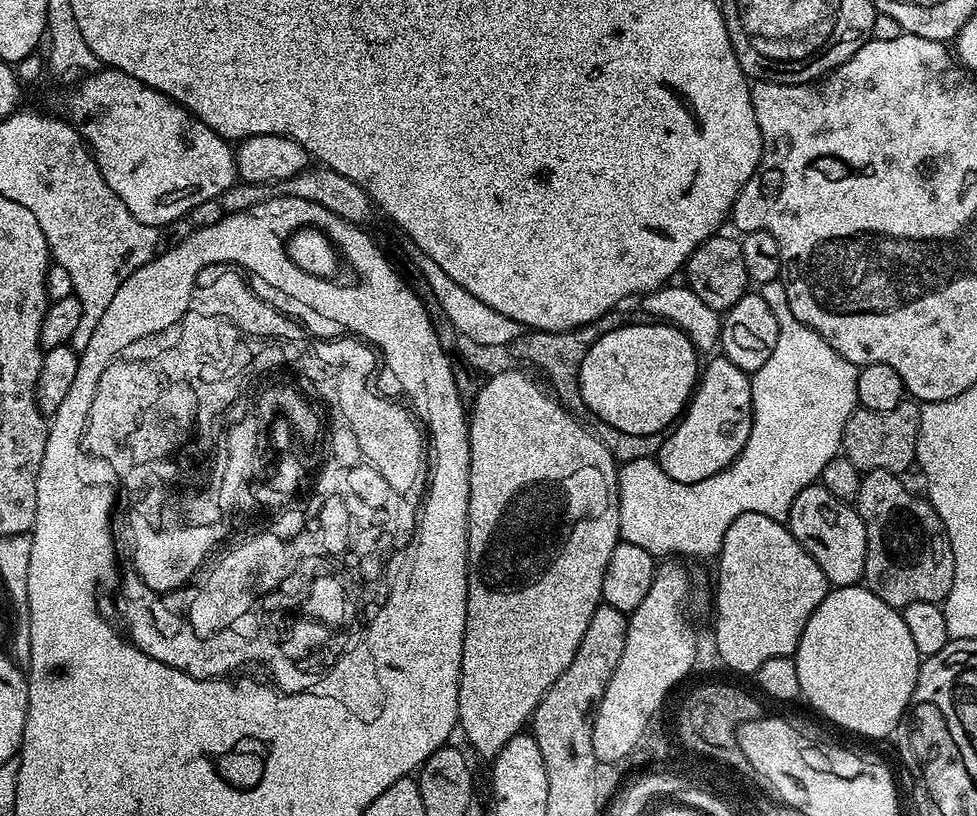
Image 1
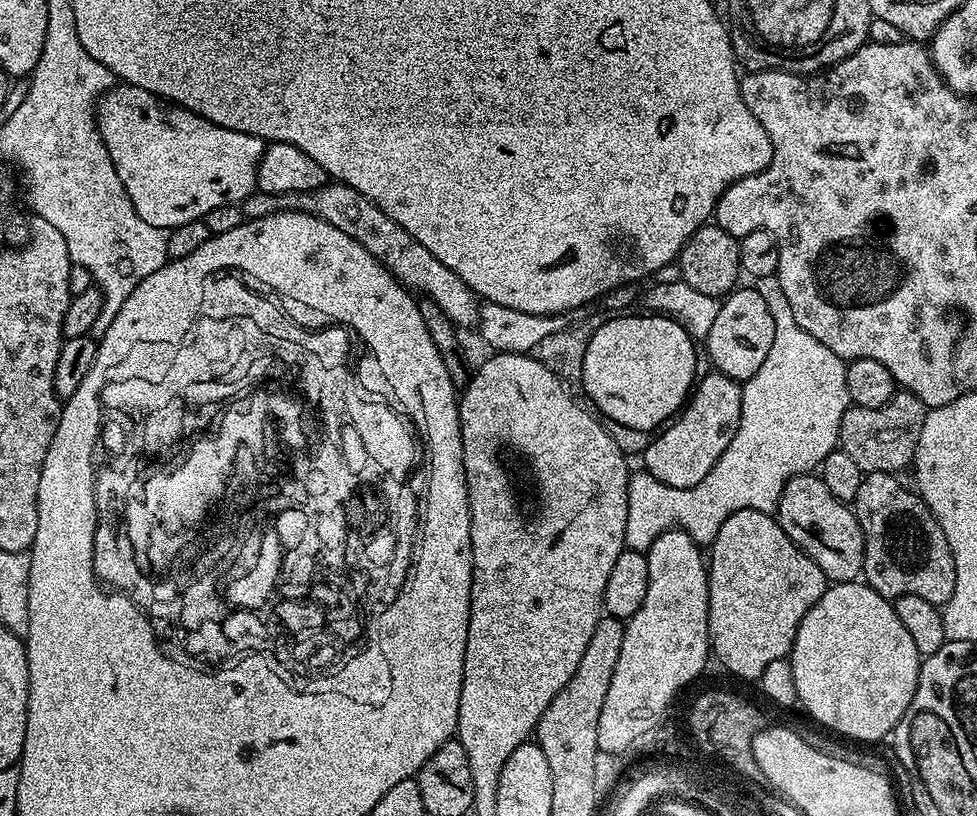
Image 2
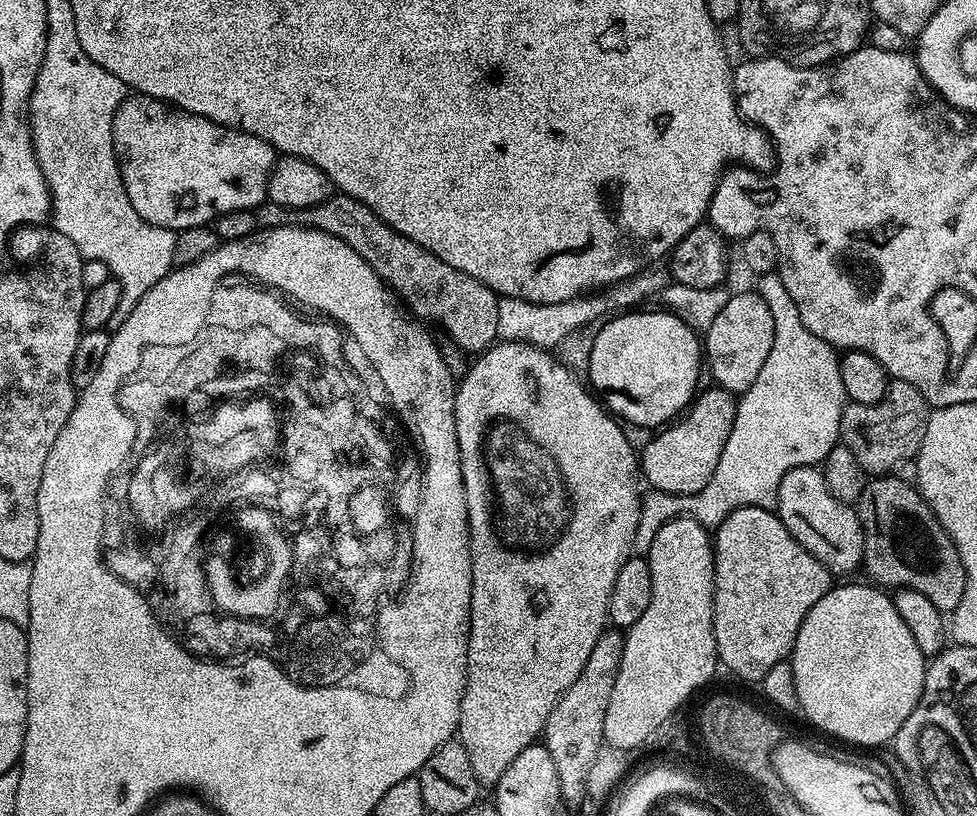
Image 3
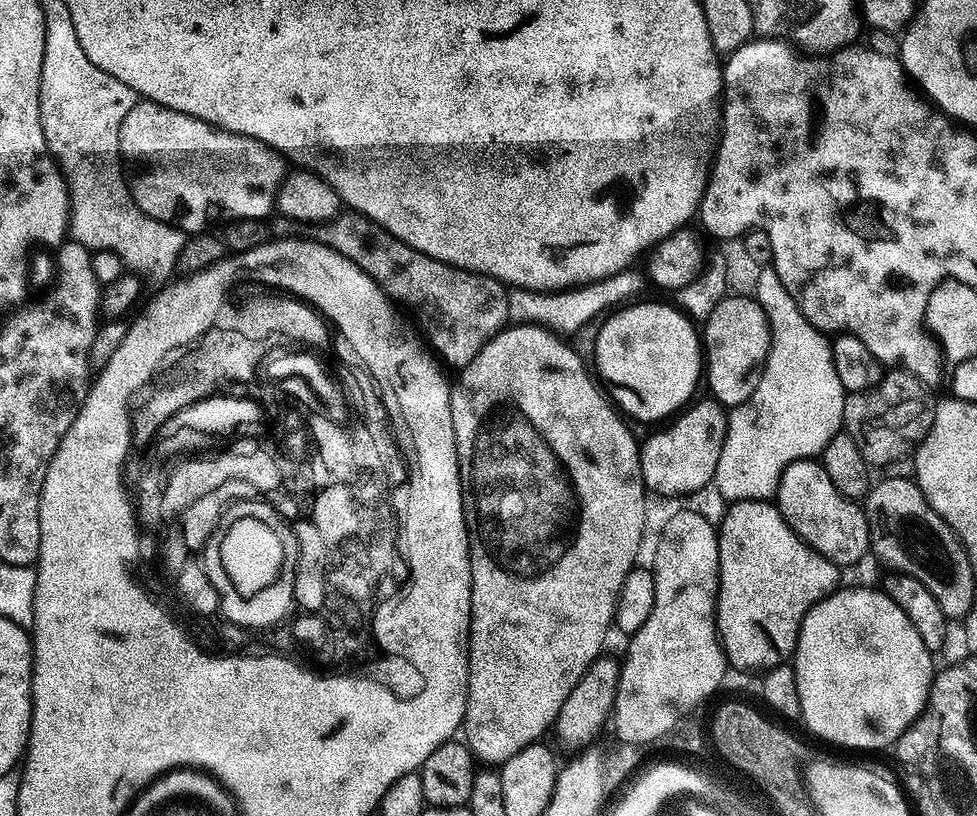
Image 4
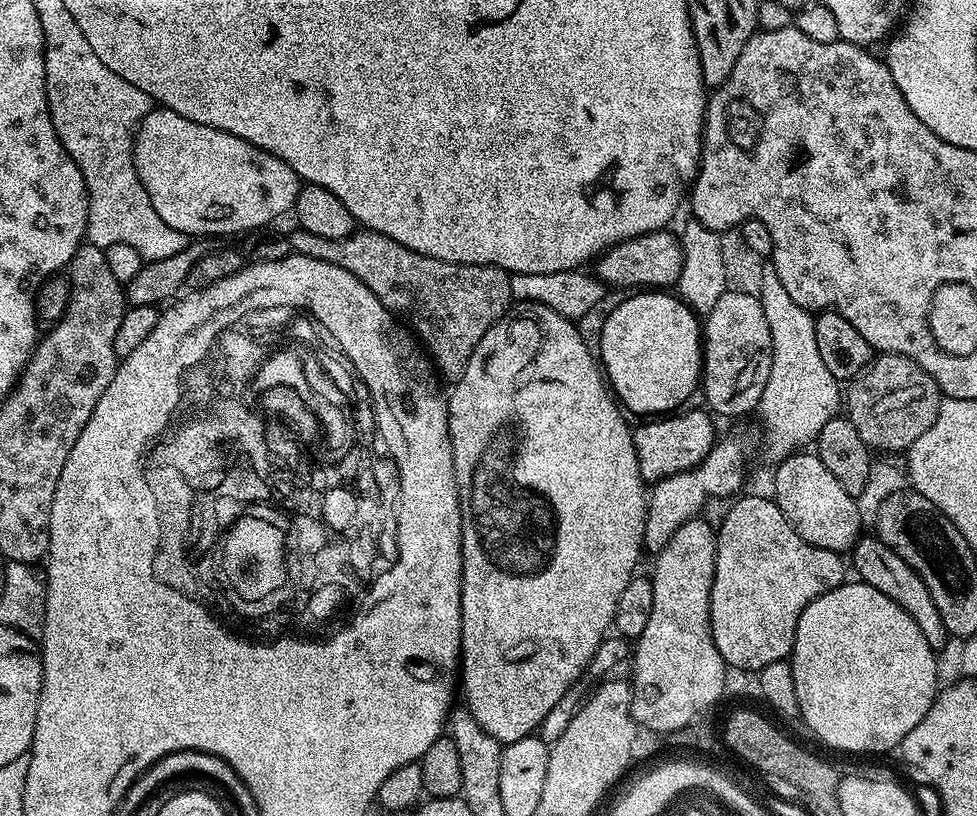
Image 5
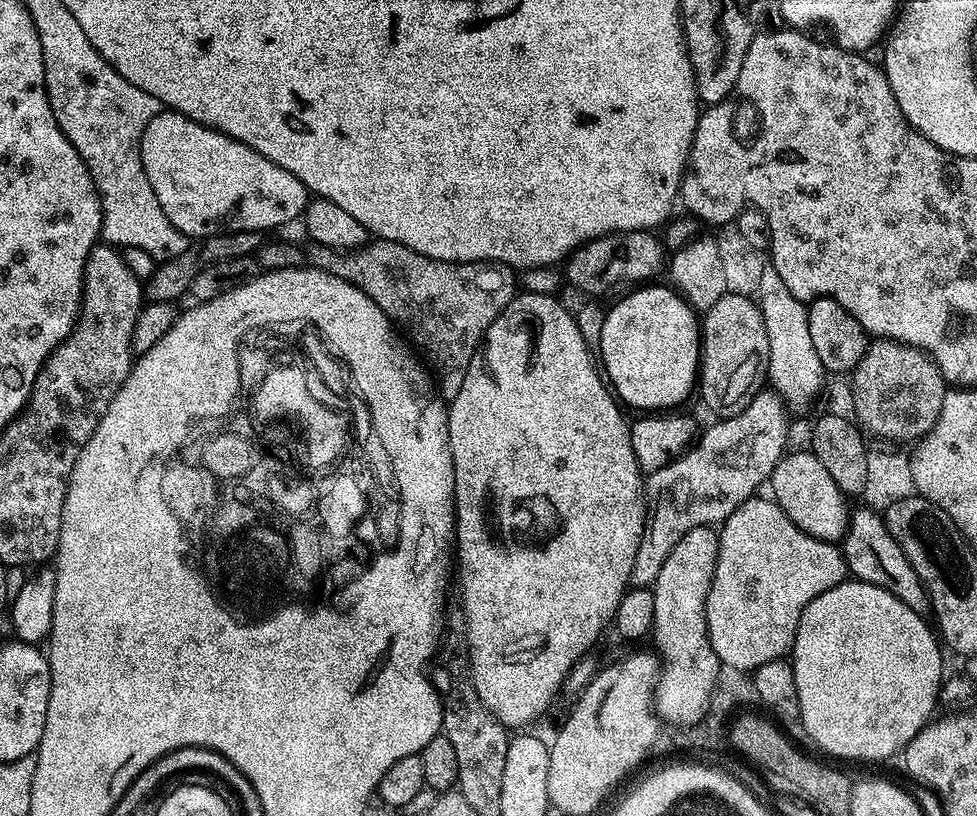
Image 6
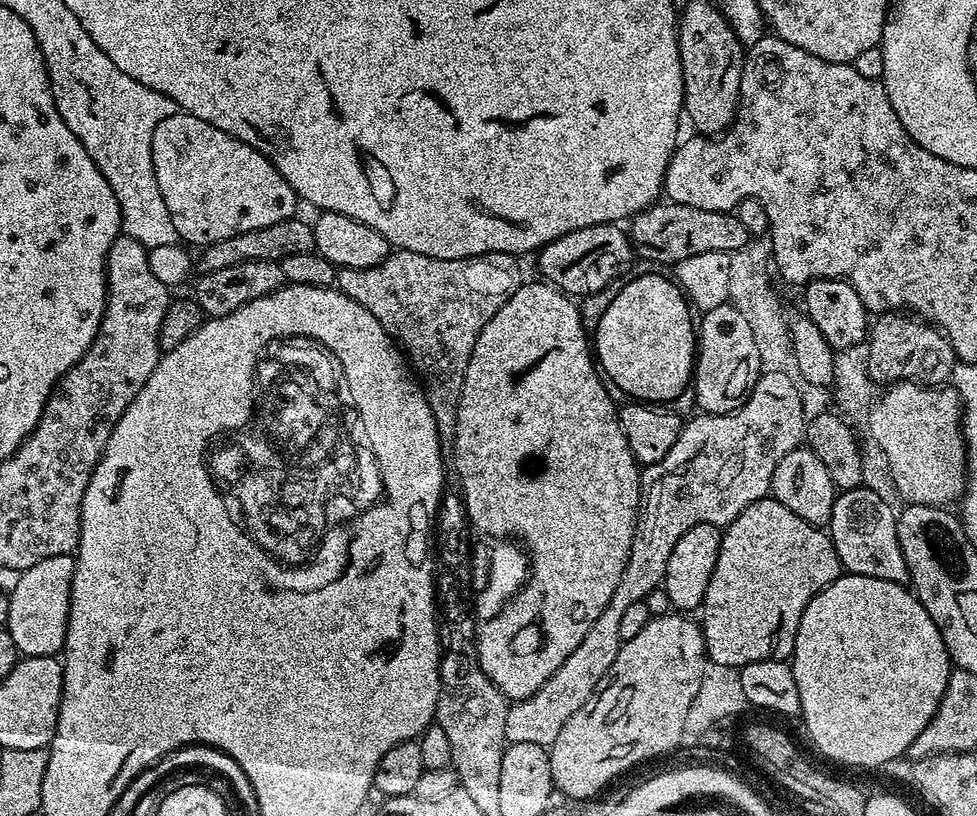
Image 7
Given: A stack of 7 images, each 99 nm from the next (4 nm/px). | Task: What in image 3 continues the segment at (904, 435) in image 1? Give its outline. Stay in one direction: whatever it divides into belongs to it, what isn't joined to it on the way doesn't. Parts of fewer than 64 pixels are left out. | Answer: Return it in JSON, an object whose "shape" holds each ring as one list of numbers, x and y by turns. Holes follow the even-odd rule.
{"shape":[[893,379,886,394,873,404,845,403,840,419,840,440,858,458,858,466,875,478,896,470,903,460,911,461,926,438,930,405,910,382]]}

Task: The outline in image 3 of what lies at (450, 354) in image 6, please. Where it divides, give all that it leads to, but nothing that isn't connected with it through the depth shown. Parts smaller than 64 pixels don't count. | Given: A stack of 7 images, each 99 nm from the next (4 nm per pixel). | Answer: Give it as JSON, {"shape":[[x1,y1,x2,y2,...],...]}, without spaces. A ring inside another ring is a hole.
{"shape":[[333,194,326,202,309,208,283,208,265,202,255,209,255,214,261,229,313,228,342,238,342,242,346,242,346,246,350,246,350,250,354,250,354,254,358,254,358,258,362,258,362,262,366,262,366,266,370,266,370,270,399,297,403,307,417,321,437,324,462,351,479,354,497,343,501,297,478,278,454,270,450,262,442,262,430,249,395,232,370,210,370,206,343,194]]}

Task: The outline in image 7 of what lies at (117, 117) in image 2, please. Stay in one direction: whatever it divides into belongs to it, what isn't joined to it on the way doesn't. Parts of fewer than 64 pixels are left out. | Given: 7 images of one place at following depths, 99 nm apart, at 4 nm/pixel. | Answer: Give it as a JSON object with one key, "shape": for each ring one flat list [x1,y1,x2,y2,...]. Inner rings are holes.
{"shape":[[177,110,173,116,162,118,162,122,154,126,152,157,154,178,158,178,162,202,166,202,170,222,174,222,176,235,185,245,207,246,222,242,222,238,230,238,246,230,258,230,297,215,298,197,295,190,261,152,218,130,218,126,210,126,210,122,202,122,202,118,194,118,188,112]]}

